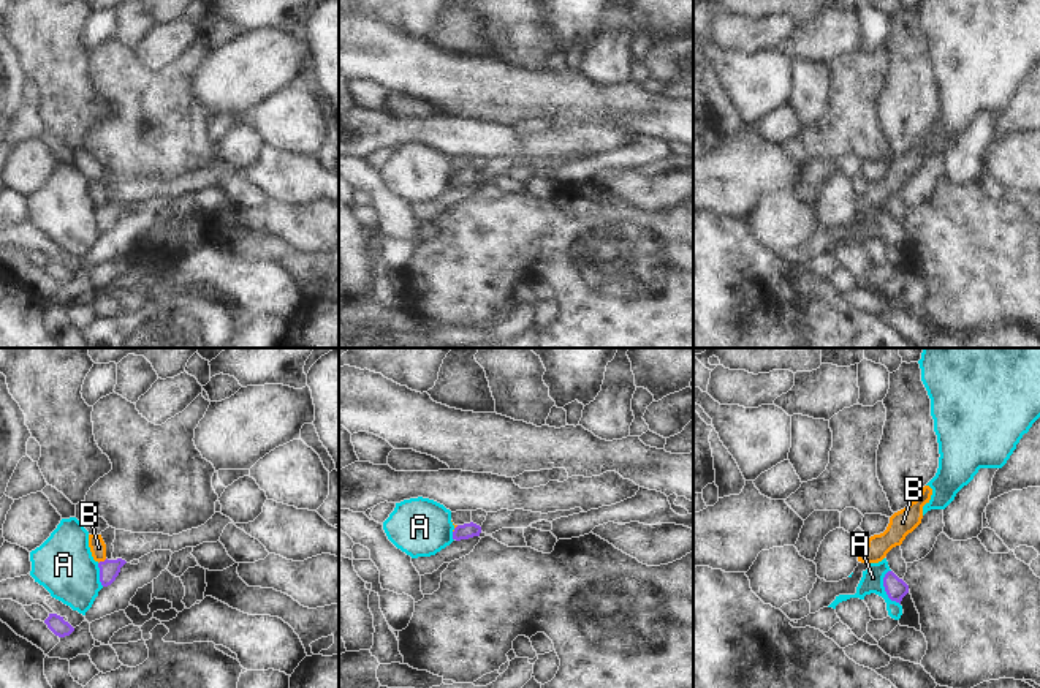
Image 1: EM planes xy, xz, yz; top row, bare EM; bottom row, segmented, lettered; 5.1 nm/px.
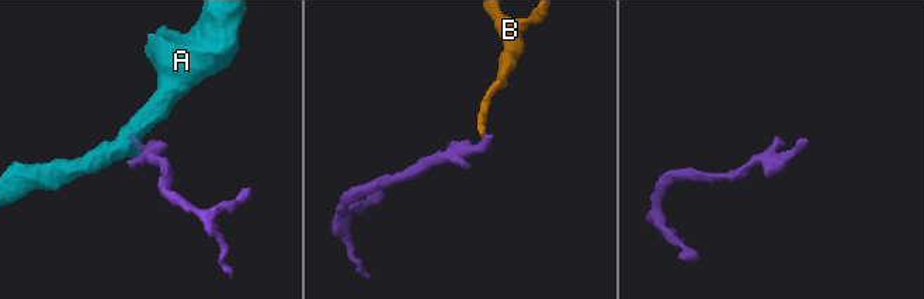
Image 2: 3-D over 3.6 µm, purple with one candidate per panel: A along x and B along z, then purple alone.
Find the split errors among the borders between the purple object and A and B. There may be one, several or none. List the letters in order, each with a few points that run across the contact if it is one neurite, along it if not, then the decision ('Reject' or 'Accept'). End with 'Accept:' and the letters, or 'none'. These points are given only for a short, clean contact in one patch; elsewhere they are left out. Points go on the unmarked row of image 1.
A: Line: yz (888, 215), (884, 223), (884, 236), (899, 250). Reject
B: Line: xy (106, 204), (98, 209). Reject
Accept: none

